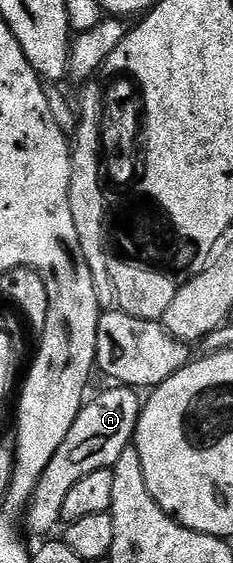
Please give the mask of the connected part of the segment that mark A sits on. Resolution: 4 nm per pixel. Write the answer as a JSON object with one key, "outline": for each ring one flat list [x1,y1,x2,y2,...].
{"outline":[[115,384,110,388,112,390,101,391,95,399,92,397,84,401,77,420,73,420,73,428,69,428,69,436,65,436,61,448,57,448,53,460,49,460,49,468,41,472,37,488,25,511,25,526,28,531,31,529,35,534,47,534,54,526,58,527,61,504,65,504,69,488,73,488,77,480,89,476,89,472,114,468,121,452,132,445,139,423,141,398,129,386]]}

